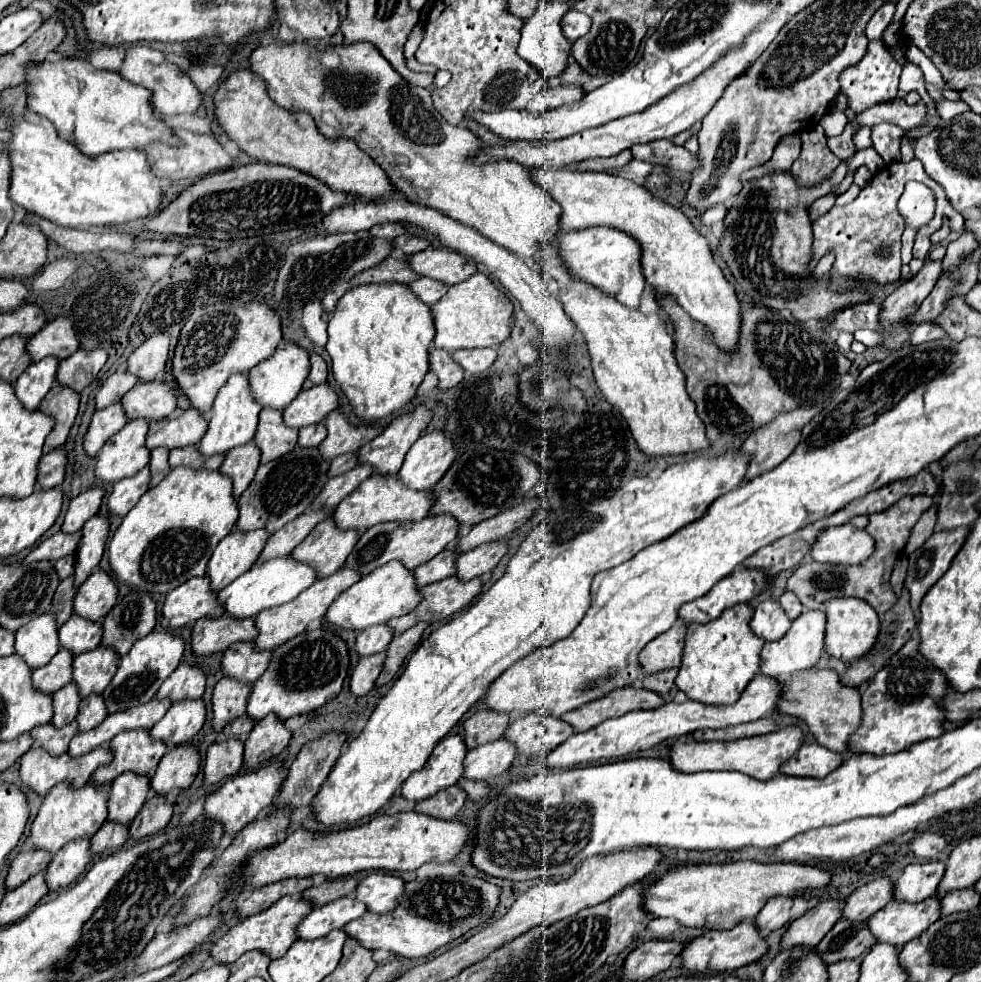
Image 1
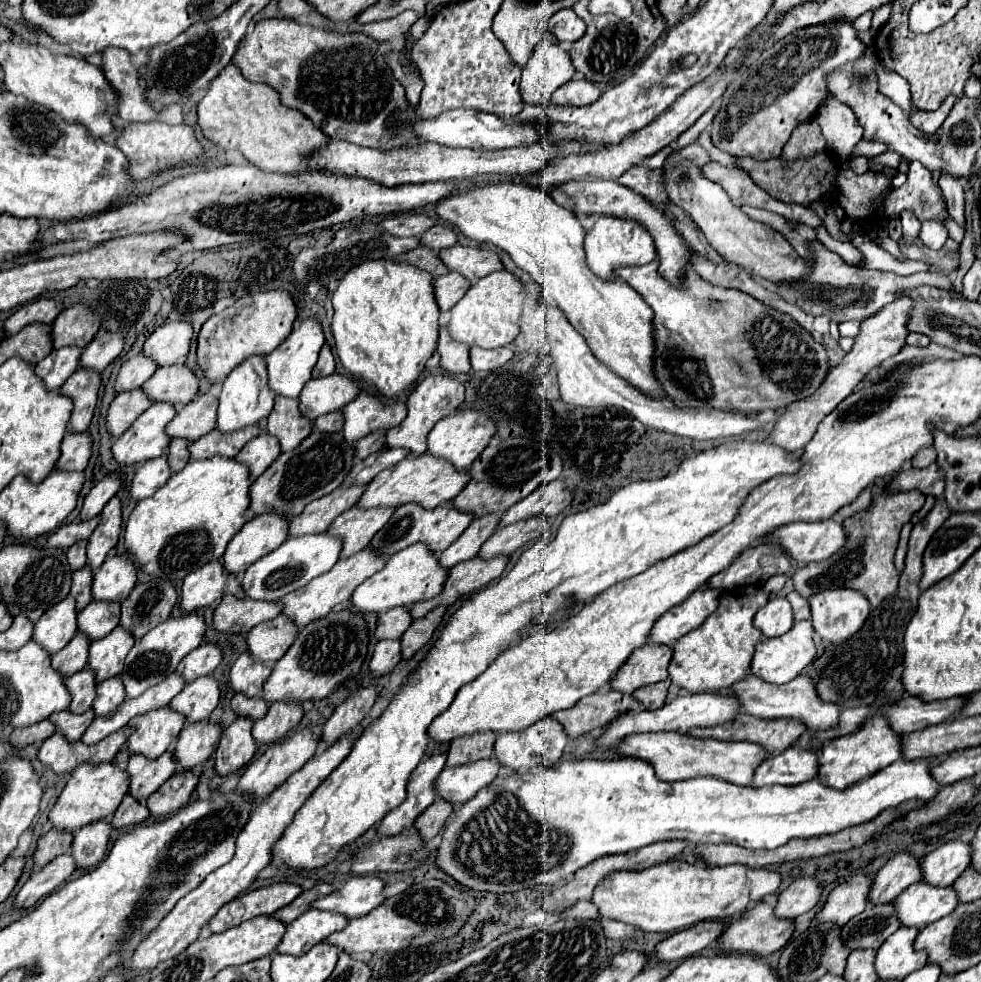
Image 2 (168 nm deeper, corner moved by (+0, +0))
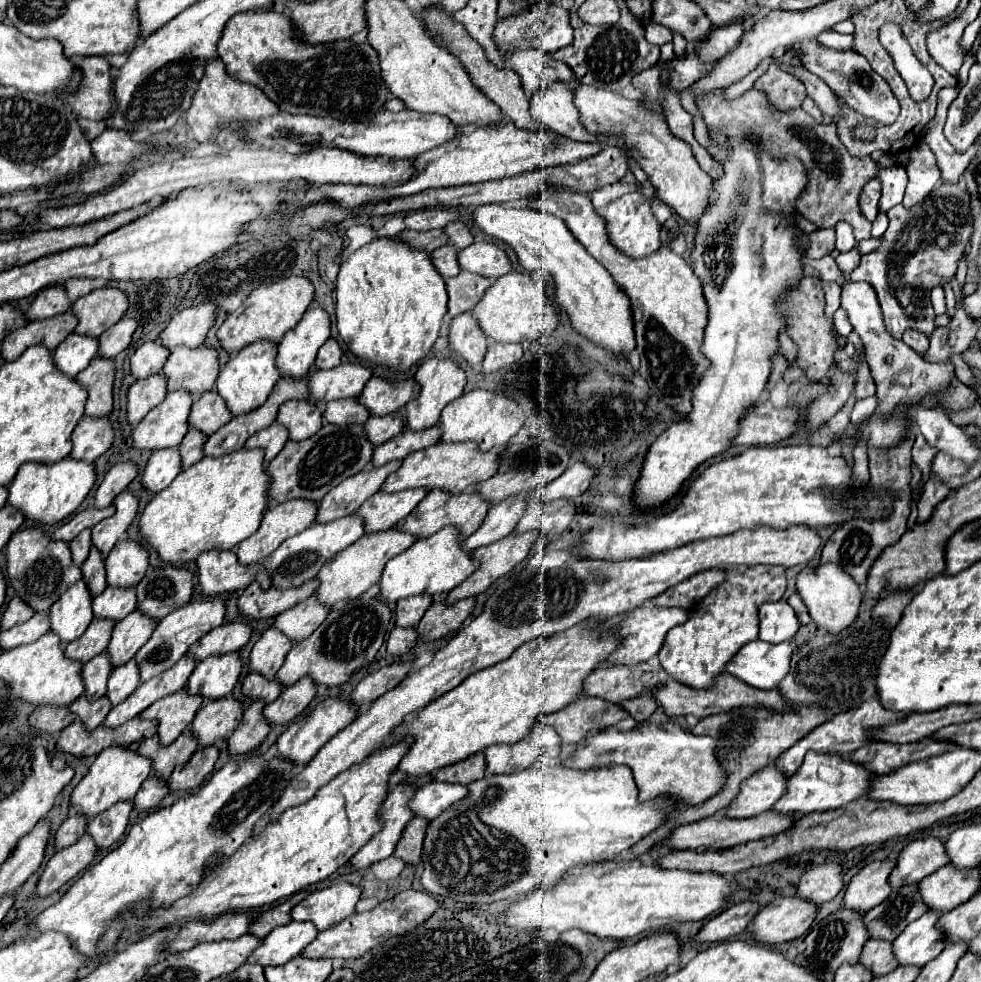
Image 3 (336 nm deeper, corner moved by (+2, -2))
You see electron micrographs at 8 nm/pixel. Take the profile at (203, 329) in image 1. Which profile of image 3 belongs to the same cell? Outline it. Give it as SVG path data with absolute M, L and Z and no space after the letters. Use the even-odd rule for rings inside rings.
M290 276L290 278L282 278L274 284L262 286L258 290L254 290L246 302L232 314L226 316L224 324L218 328L216 338L220 338L222 350L232 354L232 352L240 352L244 346L260 342L260 340L272 340L272 342L280 342L282 336L292 330L292 326L296 326L302 318L302 314L306 312L308 304L312 302L312 284L302 278L302 276Z

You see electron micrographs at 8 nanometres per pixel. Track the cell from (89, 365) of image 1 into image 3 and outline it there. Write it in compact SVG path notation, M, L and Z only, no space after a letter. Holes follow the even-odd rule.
M122 318L118 324L114 324L112 328L108 328L100 338L100 346L98 346L98 356L100 358L116 358L122 350L128 348L130 344L130 336L136 330L136 320L132 318Z

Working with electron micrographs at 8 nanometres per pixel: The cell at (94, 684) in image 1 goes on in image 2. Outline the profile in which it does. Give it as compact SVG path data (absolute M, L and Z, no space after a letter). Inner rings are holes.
M112 630L106 638L92 642L90 646L90 668L96 672L96 682L112 678L122 672L124 658L134 646L134 636L128 630Z

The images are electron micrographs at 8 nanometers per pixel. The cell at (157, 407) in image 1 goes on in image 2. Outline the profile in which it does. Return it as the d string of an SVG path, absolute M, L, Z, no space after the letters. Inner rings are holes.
M186 364L160 366L154 376L142 386L154 402L188 404L198 394L198 376Z

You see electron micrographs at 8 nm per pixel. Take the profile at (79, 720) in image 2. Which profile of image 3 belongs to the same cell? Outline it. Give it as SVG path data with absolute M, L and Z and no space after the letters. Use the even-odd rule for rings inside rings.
M80 696L78 700L74 700L68 706L68 710L84 724L84 728L90 728L90 730L94 730L94 728L98 728L102 724L102 720L110 712L110 708L112 706L108 704L108 698L106 696L102 696L96 702L88 702L84 696Z

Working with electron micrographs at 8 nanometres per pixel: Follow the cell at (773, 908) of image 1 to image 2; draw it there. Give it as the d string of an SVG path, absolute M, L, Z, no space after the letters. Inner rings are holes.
M812 876L796 878L778 898L776 914L782 918L798 918L800 914L812 910L822 896L820 882Z

